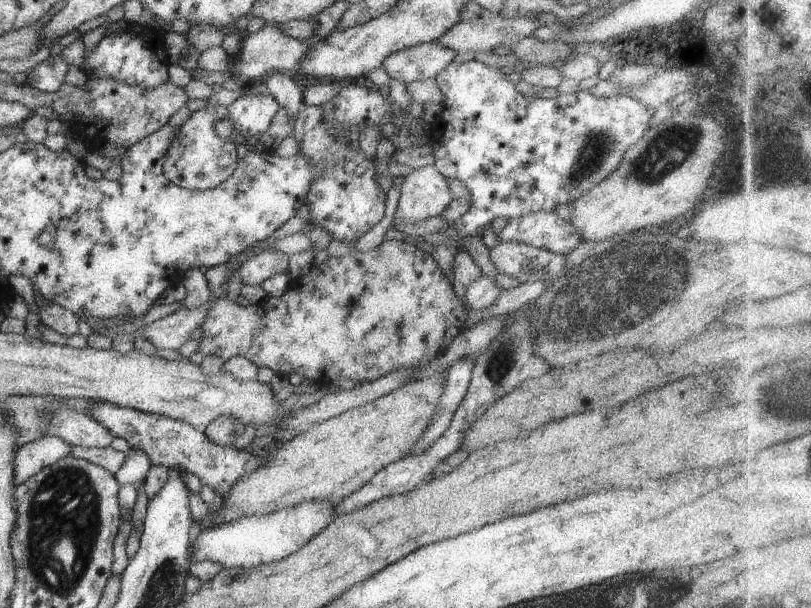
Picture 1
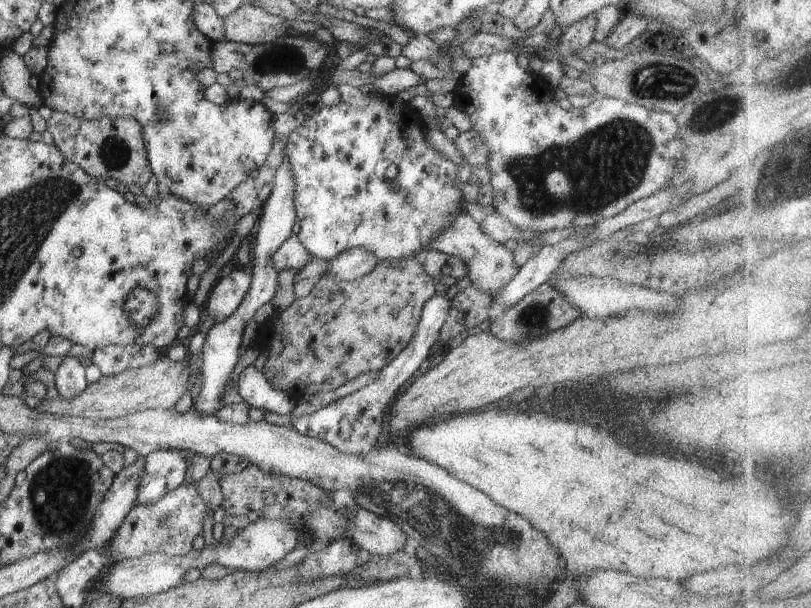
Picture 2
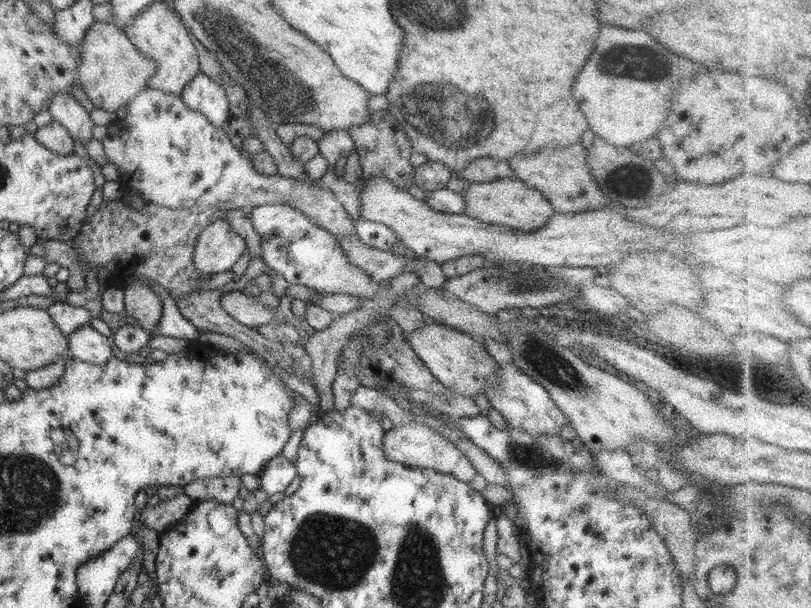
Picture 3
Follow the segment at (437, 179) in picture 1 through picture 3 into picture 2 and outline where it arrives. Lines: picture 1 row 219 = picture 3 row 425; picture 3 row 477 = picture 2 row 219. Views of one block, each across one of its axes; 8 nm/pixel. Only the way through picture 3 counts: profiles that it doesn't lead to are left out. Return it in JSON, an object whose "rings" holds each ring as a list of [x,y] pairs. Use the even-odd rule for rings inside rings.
{"rings":[[[462,209],[453,218],[453,222],[428,241],[423,248],[425,250],[422,250],[422,254],[438,250],[448,254],[449,257],[456,257],[463,261],[467,265],[467,275],[471,284],[483,292],[490,293],[491,296],[510,282],[519,270],[515,266],[513,253],[502,243],[495,242],[482,233],[478,222],[465,209]]]}

